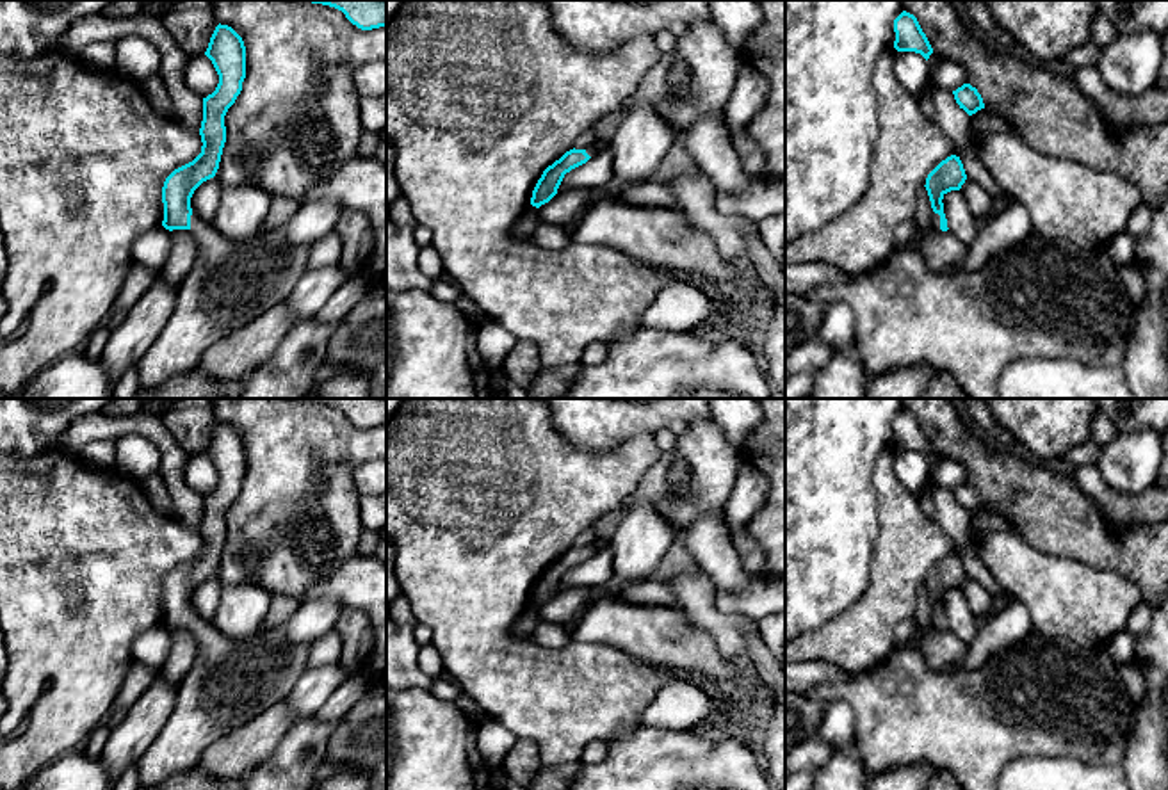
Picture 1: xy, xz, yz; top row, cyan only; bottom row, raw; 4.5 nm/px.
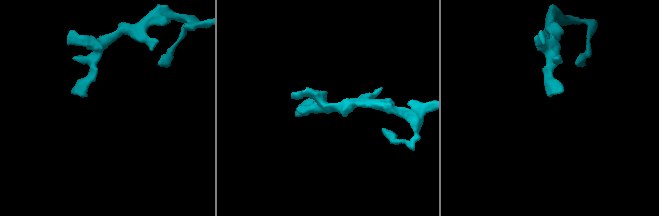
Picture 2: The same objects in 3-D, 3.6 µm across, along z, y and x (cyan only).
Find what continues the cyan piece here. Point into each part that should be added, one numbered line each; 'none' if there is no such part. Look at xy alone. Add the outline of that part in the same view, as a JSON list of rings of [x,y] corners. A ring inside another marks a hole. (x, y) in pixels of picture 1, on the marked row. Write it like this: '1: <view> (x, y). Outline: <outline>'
1: xy (232, 282). Outline: [[[192,214],[189,231],[199,253],[194,267],[176,288],[167,324],[137,361],[142,388],[158,388],[176,375],[196,370],[210,345],[283,302],[308,270],[310,247],[290,244],[283,226],[264,230],[251,240],[230,240]]]

